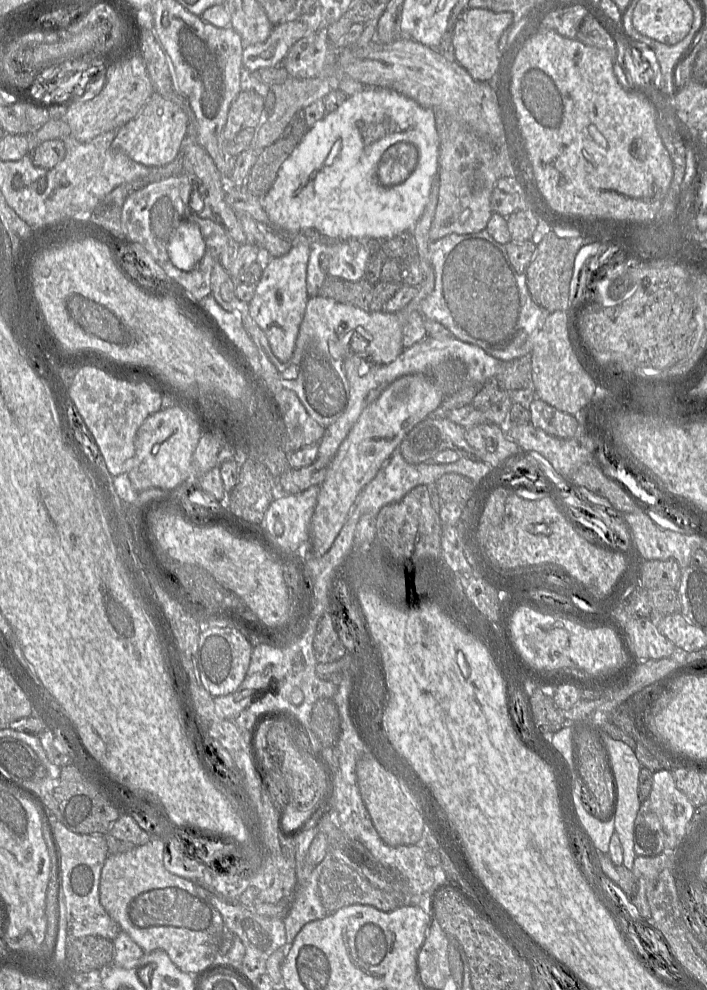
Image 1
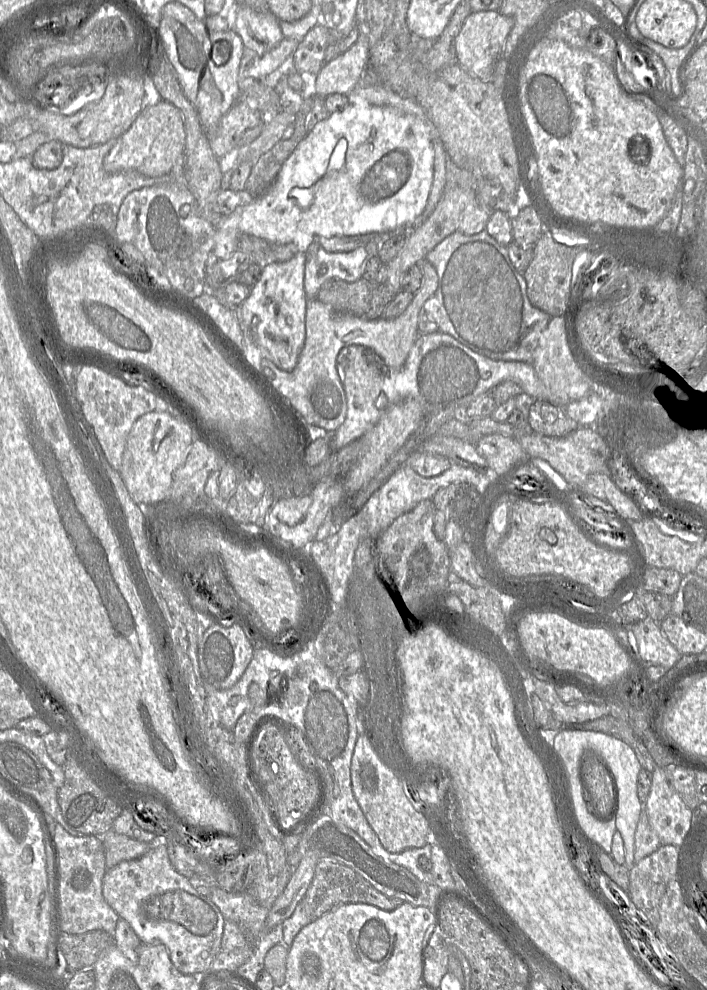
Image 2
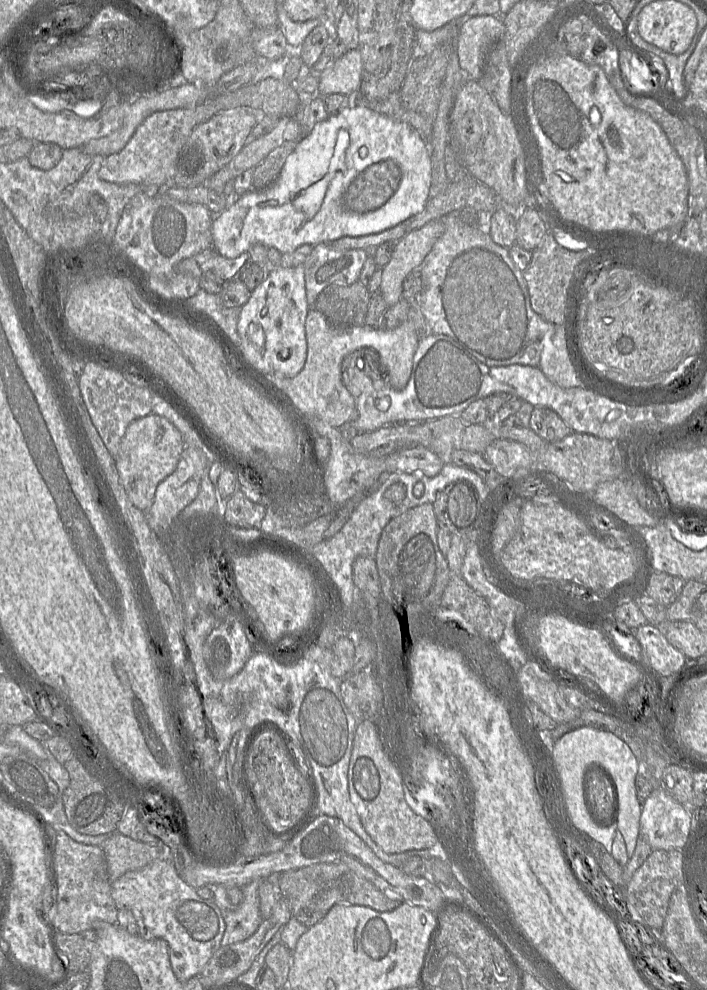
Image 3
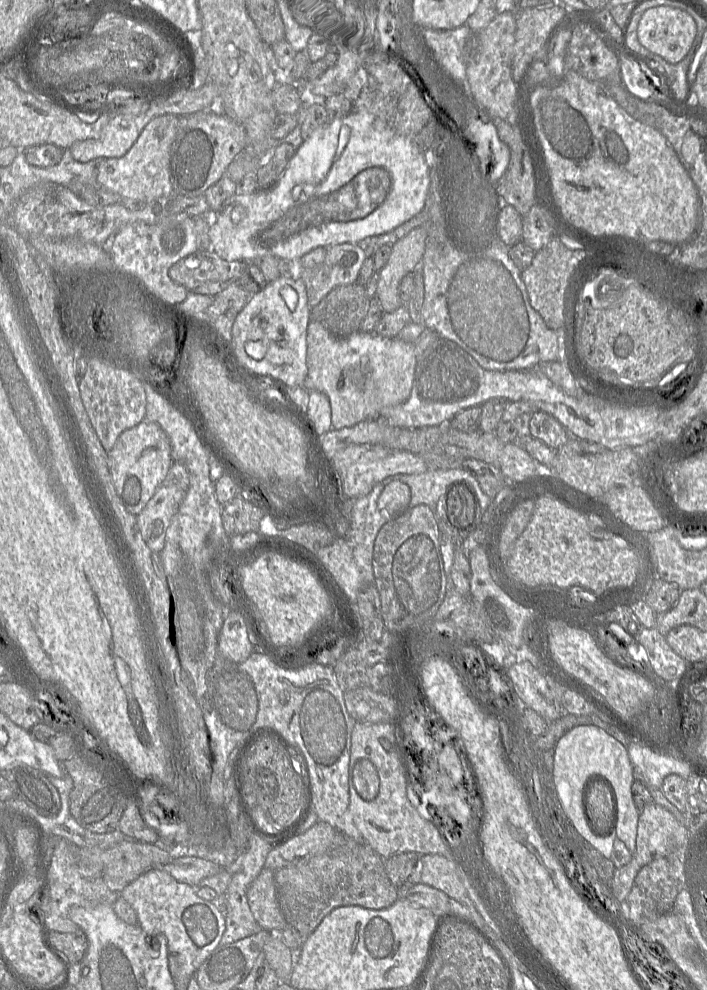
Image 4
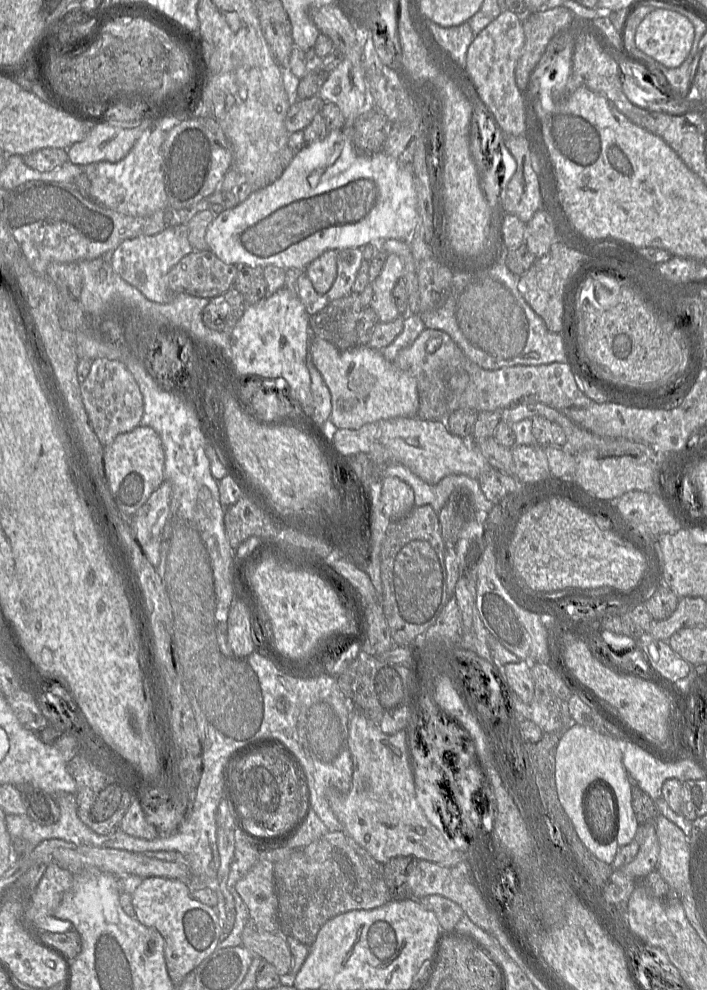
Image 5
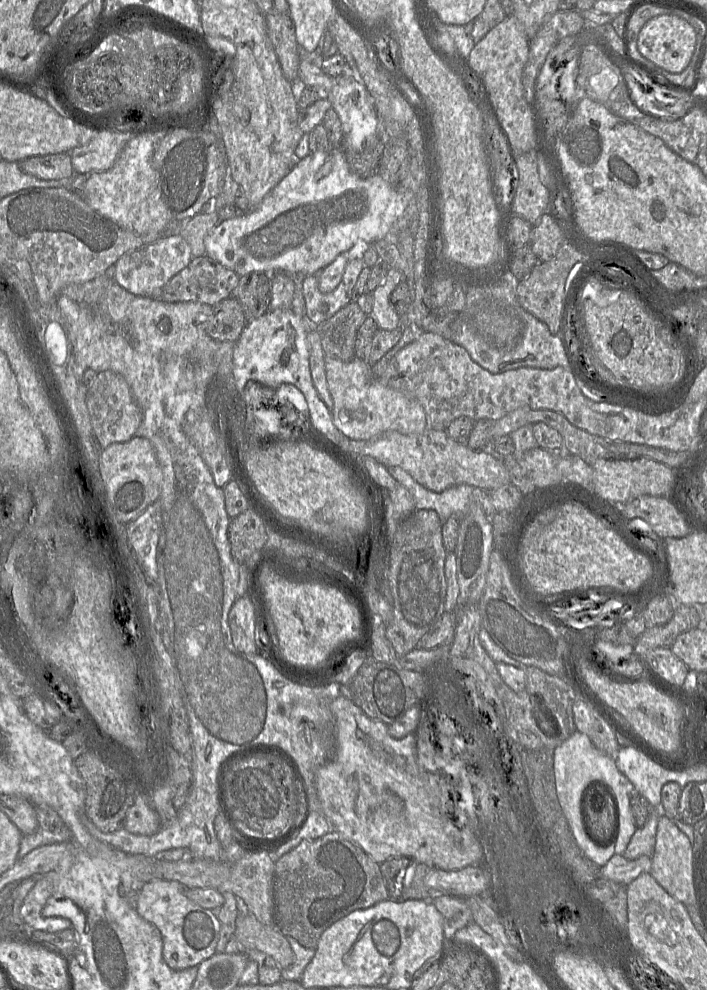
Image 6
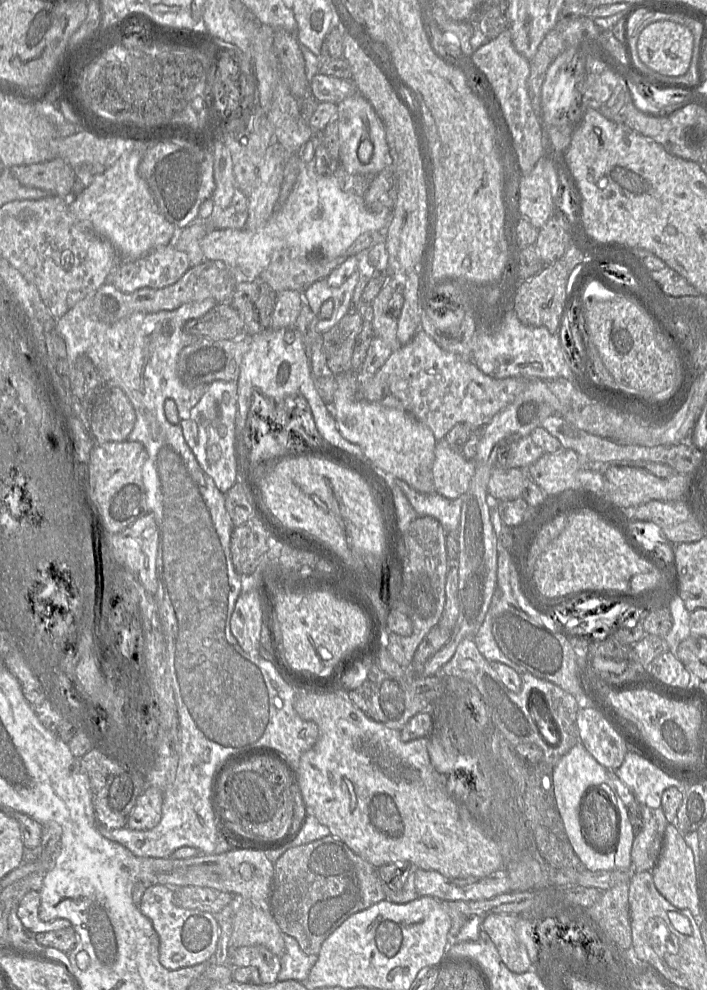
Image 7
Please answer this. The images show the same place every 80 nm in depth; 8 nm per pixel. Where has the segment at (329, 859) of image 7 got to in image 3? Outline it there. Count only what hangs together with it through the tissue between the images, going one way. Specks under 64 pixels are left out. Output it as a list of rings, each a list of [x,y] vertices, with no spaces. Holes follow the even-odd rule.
[[[319,863],[296,870],[290,870],[278,875],[278,893],[288,901],[291,917],[296,918],[307,928],[318,923],[335,904],[352,904],[366,906],[379,912],[392,911],[401,902],[386,897],[373,884],[360,878],[344,864]]]

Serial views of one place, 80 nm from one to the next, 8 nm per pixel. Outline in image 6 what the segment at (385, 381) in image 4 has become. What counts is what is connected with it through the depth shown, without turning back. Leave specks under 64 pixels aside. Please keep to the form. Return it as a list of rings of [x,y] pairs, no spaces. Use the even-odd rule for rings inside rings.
[[[325,356],[325,372],[333,401],[333,423],[347,438],[369,440],[387,431],[409,435],[422,434],[427,430],[427,419],[422,405],[416,399],[379,382],[365,360],[354,357],[344,362]]]

